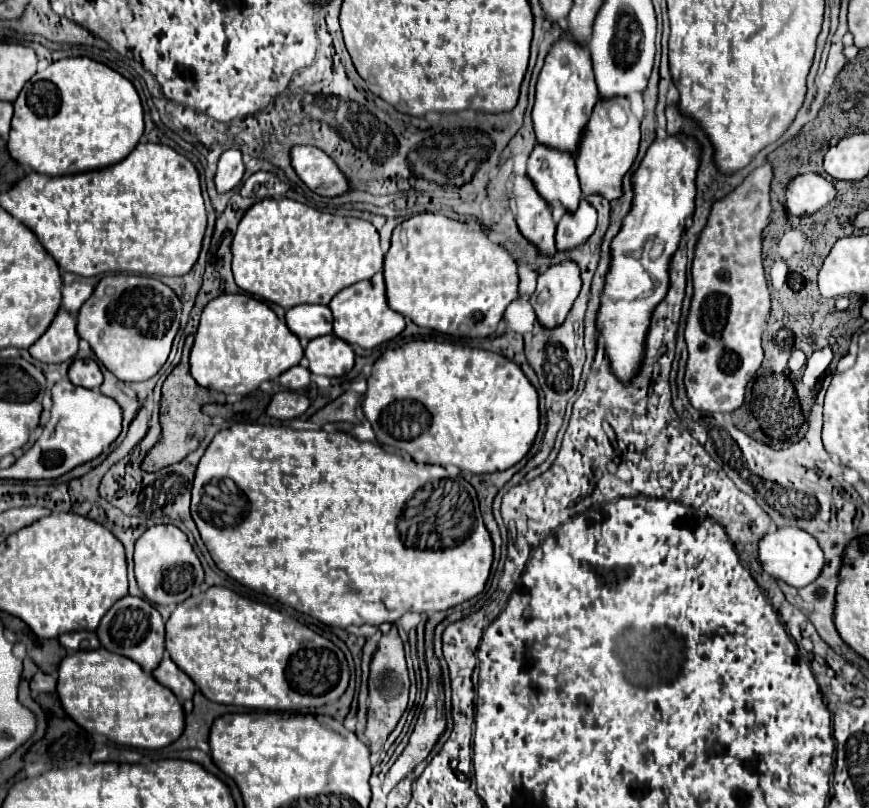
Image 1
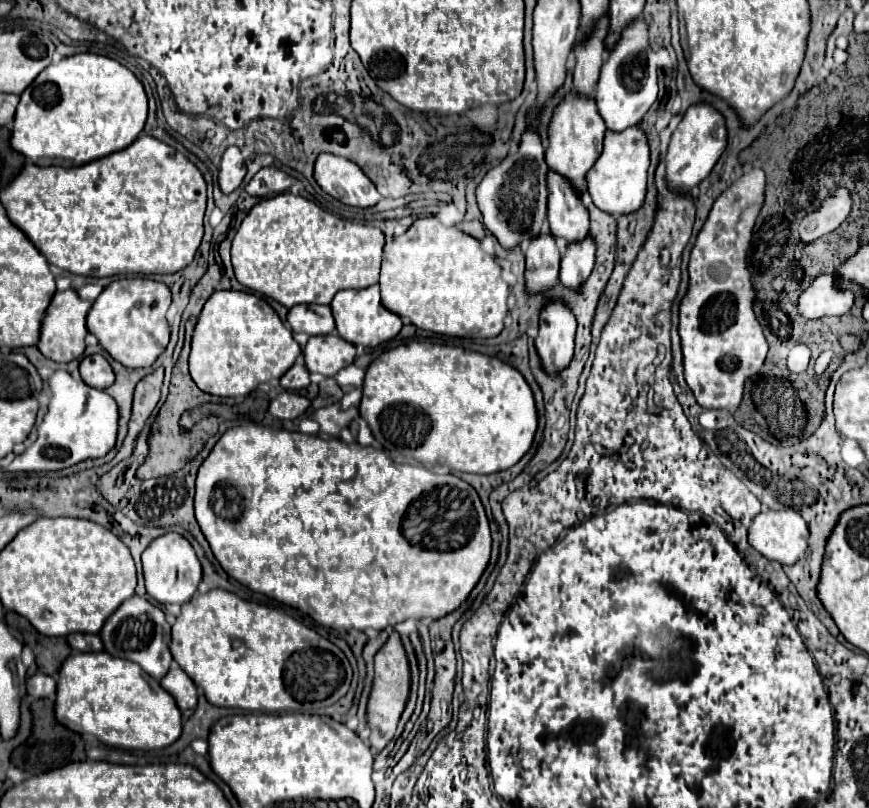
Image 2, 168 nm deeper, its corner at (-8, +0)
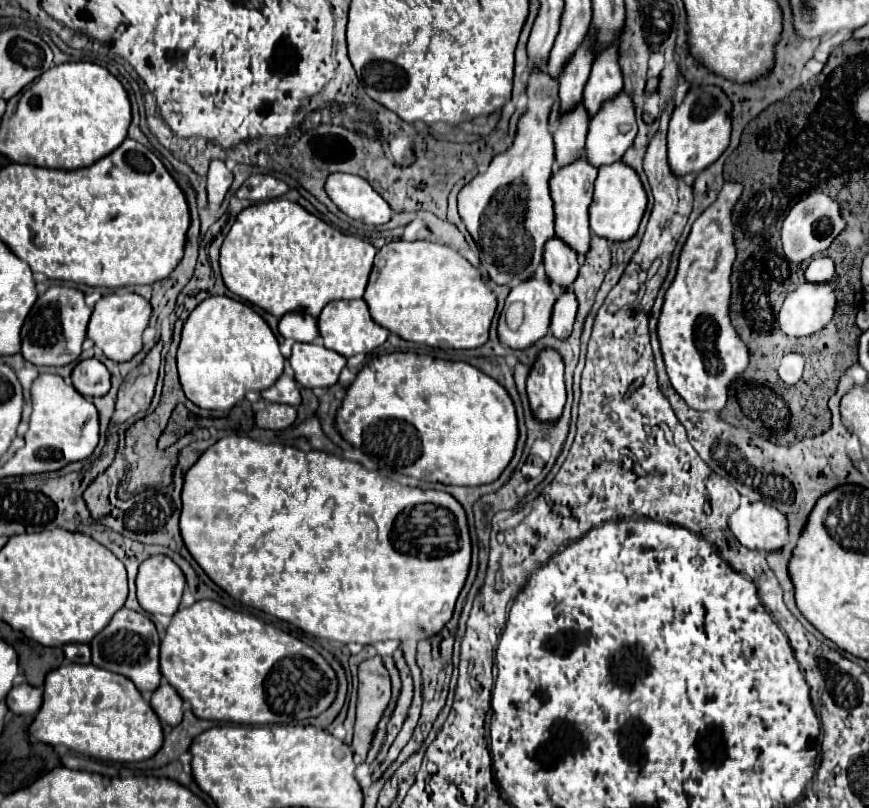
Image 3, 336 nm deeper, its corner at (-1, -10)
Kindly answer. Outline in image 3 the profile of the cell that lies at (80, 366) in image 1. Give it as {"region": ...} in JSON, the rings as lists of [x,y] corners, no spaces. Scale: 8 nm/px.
{"region":[[[84,359],[72,371],[72,385],[86,399],[106,395],[110,389],[110,373],[98,359]]]}

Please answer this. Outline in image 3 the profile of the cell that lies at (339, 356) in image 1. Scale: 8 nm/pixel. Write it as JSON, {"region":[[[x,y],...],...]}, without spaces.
{"region":[[[294,343],[290,365],[294,369],[294,379],[308,389],[330,387],[338,381],[346,359],[336,351],[326,349],[316,343]]]}

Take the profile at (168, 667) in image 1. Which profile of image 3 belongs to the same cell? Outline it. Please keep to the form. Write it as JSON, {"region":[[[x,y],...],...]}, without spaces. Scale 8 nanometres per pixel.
{"region":[[[162,681],[160,687],[152,693],[150,705],[152,705],[154,713],[158,713],[162,723],[176,727],[182,721],[182,699],[176,693],[176,689],[172,685],[168,685],[166,681]]]}

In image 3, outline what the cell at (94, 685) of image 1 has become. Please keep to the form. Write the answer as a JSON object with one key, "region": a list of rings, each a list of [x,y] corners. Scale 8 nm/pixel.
{"region":[[[62,665],[46,675],[44,701],[28,727],[30,737],[50,745],[57,753],[67,752],[102,761],[136,763],[158,753],[164,741],[162,723],[142,699],[134,683],[118,673],[96,665]]]}

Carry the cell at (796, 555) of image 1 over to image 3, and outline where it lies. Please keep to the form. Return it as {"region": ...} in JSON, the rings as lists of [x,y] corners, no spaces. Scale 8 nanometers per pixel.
{"region":[[[742,503],[730,513],[728,527],[748,549],[762,553],[780,549],[788,539],[786,517],[770,503]]]}

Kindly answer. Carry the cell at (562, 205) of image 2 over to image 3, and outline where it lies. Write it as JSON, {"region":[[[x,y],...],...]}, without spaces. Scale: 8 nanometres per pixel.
{"region":[[[552,237],[546,243],[544,269],[546,269],[546,279],[552,285],[558,285],[560,289],[570,289],[570,285],[578,277],[578,269],[580,269],[578,255],[558,237]]]}

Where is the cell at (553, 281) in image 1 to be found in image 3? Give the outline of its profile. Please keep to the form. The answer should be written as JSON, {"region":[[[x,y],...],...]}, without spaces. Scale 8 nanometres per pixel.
{"region":[[[554,349],[542,351],[528,375],[528,401],[534,419],[540,423],[556,423],[562,415],[566,403],[564,363]]]}

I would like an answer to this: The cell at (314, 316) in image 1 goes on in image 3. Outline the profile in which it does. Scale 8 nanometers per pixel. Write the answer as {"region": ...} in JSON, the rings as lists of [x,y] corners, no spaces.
{"region":[[[286,313],[278,323],[278,331],[286,339],[294,339],[302,343],[310,343],[318,339],[316,319],[308,313]]]}

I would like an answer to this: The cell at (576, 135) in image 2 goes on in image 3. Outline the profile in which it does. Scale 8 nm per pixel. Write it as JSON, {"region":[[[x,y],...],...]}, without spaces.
{"region":[[[582,155],[576,163],[558,169],[550,179],[550,191],[552,191],[552,199],[554,199],[554,211],[556,211],[556,237],[562,239],[570,249],[574,249],[576,255],[580,257],[580,261],[586,257],[586,251],[590,251],[588,207],[592,203],[596,175],[598,175],[598,171]]]}

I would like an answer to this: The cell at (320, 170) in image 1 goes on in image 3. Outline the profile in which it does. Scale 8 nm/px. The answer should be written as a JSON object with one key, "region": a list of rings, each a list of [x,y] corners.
{"region":[[[332,173],[326,181],[326,193],[348,217],[368,225],[382,225],[392,219],[390,205],[372,189],[372,185],[348,173]]]}

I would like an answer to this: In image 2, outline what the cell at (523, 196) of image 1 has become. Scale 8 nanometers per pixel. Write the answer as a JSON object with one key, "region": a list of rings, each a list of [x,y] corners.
{"region":[[[551,233],[533,237],[533,243],[529,243],[525,257],[527,257],[527,271],[525,271],[527,289],[531,293],[551,289],[559,277],[559,261],[561,261],[555,237]]]}

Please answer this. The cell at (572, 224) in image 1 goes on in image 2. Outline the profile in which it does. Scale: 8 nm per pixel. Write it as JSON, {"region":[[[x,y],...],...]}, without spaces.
{"region":[[[591,235],[585,237],[585,241],[579,241],[579,245],[567,245],[567,251],[561,259],[561,273],[559,279],[567,287],[581,285],[595,263],[595,239]]]}

